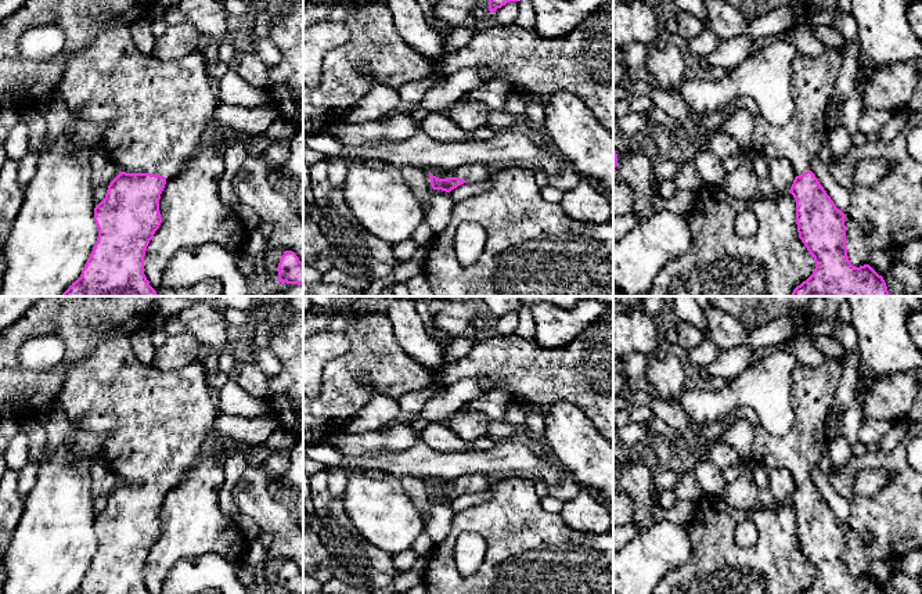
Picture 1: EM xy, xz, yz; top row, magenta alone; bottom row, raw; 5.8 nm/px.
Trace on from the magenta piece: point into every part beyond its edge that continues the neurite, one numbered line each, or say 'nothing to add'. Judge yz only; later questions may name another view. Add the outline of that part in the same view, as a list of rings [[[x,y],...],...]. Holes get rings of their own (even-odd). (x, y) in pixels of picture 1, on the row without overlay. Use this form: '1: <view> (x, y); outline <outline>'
1: yz (813, 389); outline [[[825,356],[820,367],[799,364],[790,378],[793,429],[785,436],[772,436],[750,406],[735,411],[736,418],[750,422],[754,431],[753,464],[766,469],[785,468],[796,486],[811,479],[811,469],[828,449],[825,420],[829,413],[843,361]]]

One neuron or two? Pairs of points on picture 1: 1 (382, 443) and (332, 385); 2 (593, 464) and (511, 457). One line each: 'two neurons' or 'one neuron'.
1: two neurons
2: two neurons

